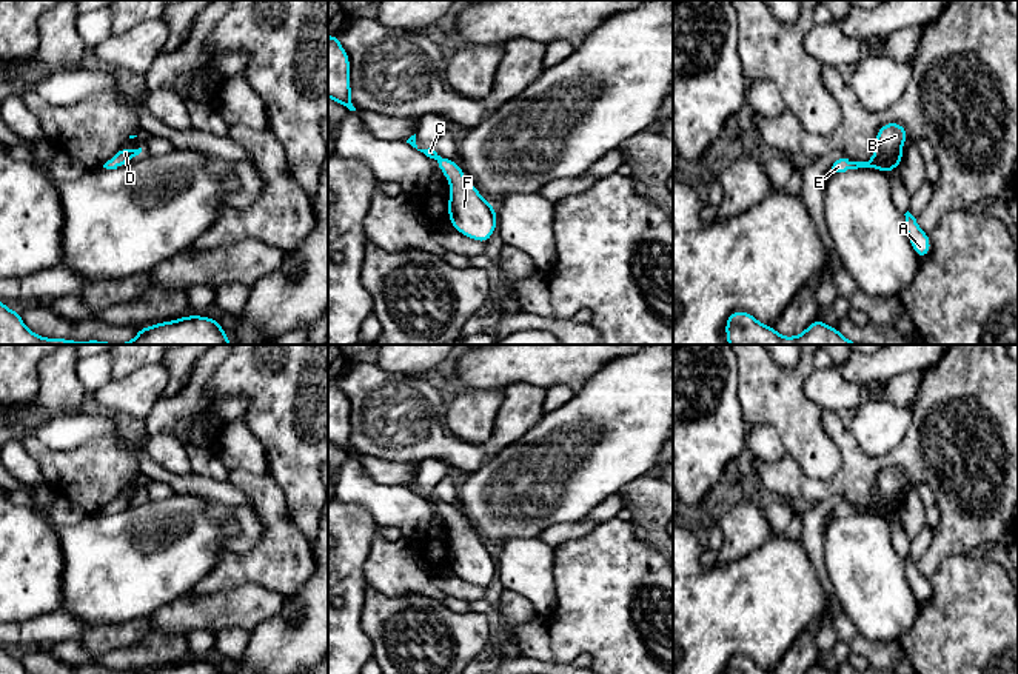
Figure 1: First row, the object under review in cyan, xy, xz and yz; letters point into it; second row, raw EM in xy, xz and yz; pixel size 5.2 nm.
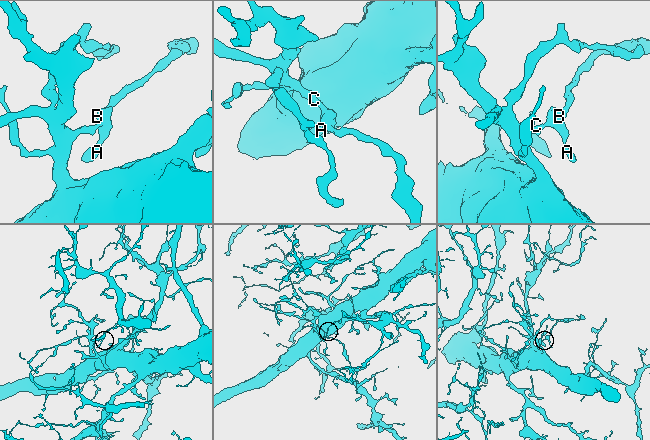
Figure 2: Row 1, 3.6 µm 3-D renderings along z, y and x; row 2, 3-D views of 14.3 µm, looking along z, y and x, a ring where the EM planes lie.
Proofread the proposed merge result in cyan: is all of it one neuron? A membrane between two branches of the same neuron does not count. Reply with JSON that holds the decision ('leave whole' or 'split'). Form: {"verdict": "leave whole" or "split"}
{"verdict": "leave whole"}

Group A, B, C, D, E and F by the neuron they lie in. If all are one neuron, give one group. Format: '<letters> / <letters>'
A B C D E F

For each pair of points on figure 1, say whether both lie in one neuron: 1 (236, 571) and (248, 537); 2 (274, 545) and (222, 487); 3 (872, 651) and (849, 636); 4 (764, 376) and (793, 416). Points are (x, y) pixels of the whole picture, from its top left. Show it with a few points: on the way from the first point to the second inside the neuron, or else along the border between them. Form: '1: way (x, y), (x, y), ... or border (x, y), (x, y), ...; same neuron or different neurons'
1: border (262, 523), (264, 533), (251, 548), (228, 551); different neurons
2: border (227, 479), (245, 496), (250, 505); different neurons
3: way (866, 648), (855, 640); same neuron
4: way (764, 385), (784, 407); same neuron

